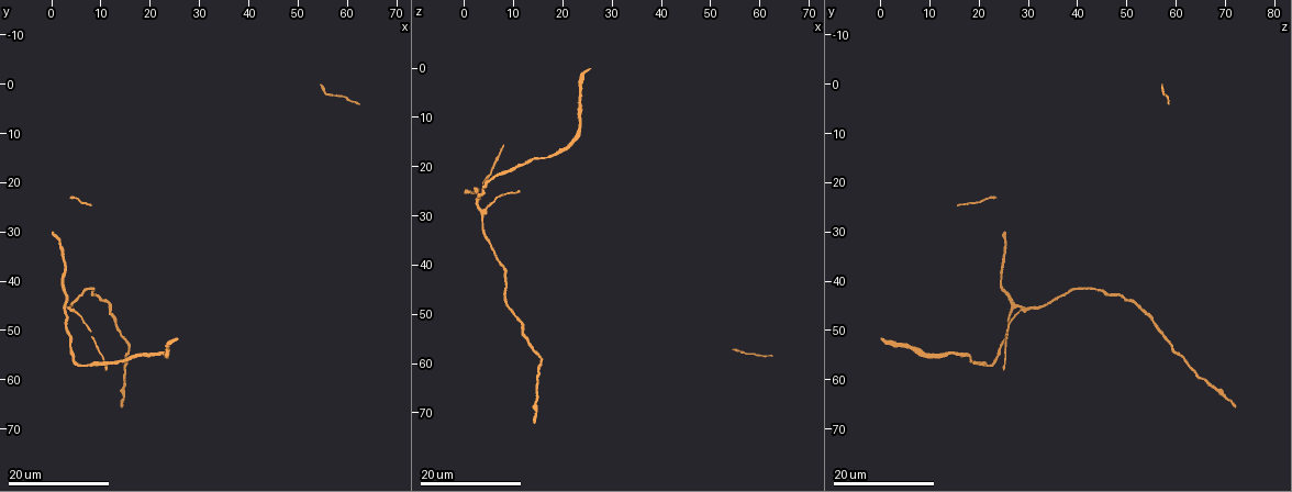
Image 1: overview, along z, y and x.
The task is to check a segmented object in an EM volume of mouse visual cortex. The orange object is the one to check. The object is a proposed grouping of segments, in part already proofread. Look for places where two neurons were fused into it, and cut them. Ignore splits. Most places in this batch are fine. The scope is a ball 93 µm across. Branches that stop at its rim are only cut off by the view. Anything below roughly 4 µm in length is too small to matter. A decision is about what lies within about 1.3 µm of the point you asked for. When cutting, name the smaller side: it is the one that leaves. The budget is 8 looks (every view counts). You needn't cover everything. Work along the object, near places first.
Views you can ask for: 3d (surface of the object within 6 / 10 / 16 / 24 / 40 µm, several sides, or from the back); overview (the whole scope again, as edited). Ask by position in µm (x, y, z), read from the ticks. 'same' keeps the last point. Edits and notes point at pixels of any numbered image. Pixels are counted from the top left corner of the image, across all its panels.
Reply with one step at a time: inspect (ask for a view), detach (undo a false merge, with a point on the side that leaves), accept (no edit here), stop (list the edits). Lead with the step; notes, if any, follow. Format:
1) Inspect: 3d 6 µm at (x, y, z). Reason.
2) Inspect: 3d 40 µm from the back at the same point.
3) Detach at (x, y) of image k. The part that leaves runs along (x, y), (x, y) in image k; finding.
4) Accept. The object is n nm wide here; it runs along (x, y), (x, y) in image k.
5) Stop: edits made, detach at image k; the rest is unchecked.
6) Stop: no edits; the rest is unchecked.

Inspect: 3d 24 µm at (23.0, 55.0, 10.0).

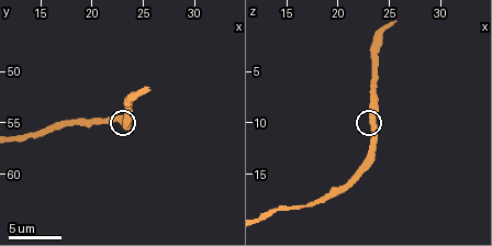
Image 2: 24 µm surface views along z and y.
Inspect: 3d 10 µm at the same point.

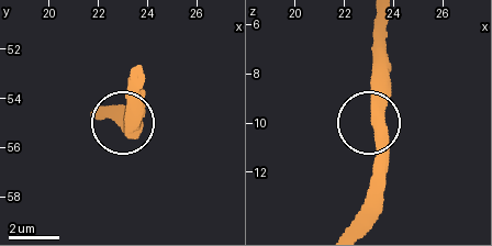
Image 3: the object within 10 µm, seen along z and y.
Accept. Continuous, no second neuron.

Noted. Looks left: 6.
Inspect: 3d 24 µm at (3.5, 45.0, 29.0). A fork.

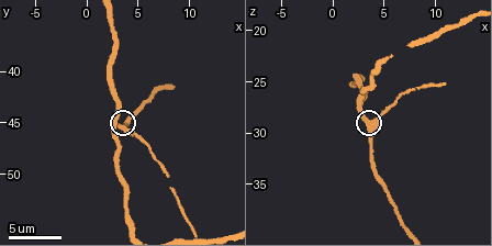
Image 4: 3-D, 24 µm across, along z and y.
Inspect: 3d 6 µm at the same point.

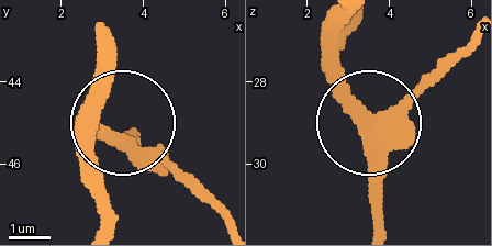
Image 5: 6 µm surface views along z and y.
Inspect: 3d 6 µm from the back at the same point.

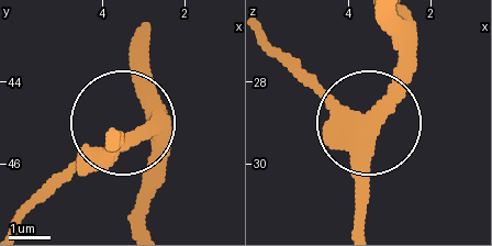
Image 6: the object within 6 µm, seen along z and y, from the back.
Accept. The object is 390 nm wide here; it runs along (365, 224), (365, 130), (295, 60) in image 6; continuous, no second neuron.

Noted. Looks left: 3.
Inspect: 3d 16 µm at (8.5, 43.0, 47.0).

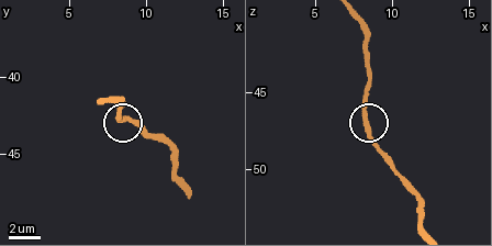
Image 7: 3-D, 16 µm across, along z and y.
Inspect: 3d 6 µm at the same point.

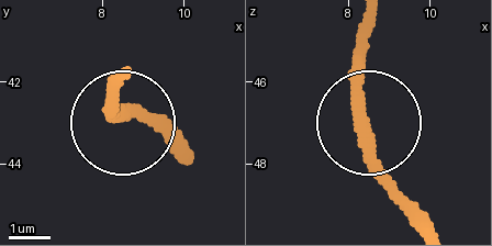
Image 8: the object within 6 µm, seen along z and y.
Accept. The object is 320 nm wide here; it runs along (373, 134), (370, 158), (415, 208) in image 8; one neuron here.

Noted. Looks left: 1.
Stop: no edits; the rest is unchecked.

